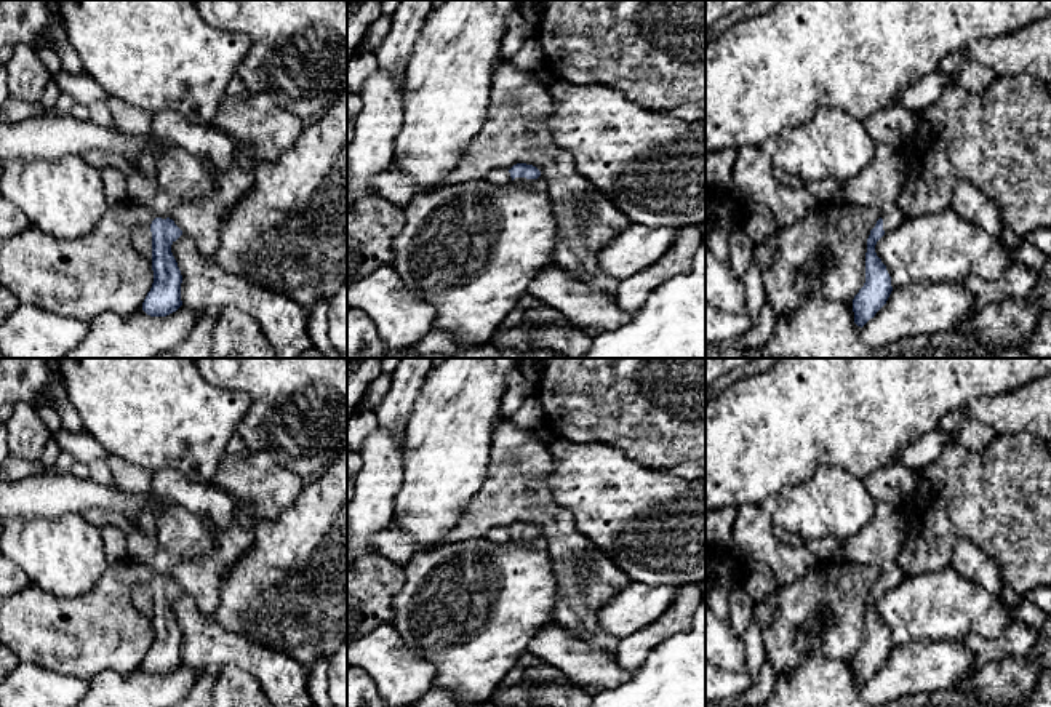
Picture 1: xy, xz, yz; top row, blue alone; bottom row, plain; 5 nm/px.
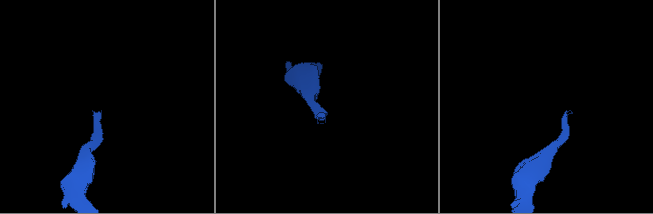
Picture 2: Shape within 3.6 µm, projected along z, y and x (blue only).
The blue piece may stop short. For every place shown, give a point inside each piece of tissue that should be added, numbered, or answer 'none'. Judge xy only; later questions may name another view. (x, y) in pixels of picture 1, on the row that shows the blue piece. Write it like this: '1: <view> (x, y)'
1: xy (181, 176)

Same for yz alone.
1: yz (879, 184)

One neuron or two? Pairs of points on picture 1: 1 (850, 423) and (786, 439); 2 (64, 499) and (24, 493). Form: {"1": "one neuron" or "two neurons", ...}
{"1": "one neuron", "2": "one neuron"}

